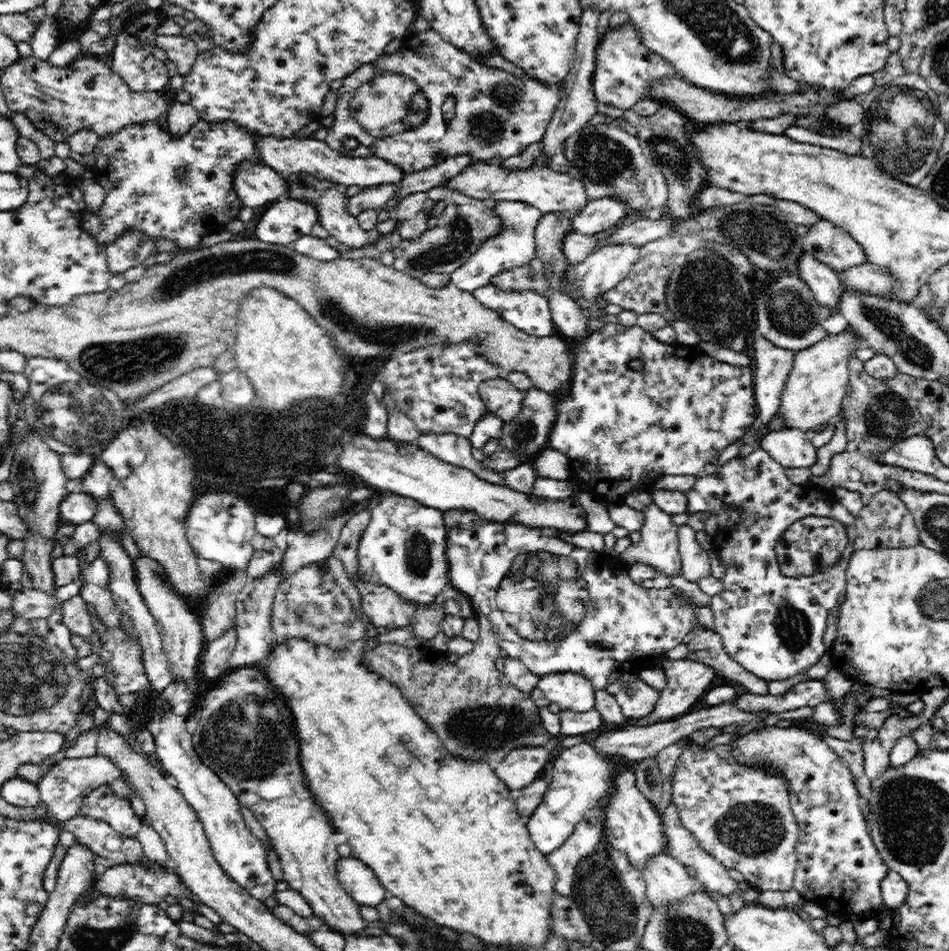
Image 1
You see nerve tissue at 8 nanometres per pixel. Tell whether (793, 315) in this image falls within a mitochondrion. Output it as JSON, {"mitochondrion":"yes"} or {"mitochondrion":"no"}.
{"mitochondrion":"yes"}

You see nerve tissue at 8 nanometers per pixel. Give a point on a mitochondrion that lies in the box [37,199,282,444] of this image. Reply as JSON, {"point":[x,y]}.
{"point":[135,361]}

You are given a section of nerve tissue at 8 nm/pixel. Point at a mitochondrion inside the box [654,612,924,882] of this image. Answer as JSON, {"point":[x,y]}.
{"point":[752,828]}

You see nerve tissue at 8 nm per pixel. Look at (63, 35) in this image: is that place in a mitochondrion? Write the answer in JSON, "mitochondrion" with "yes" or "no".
{"mitochondrion":"no"}

